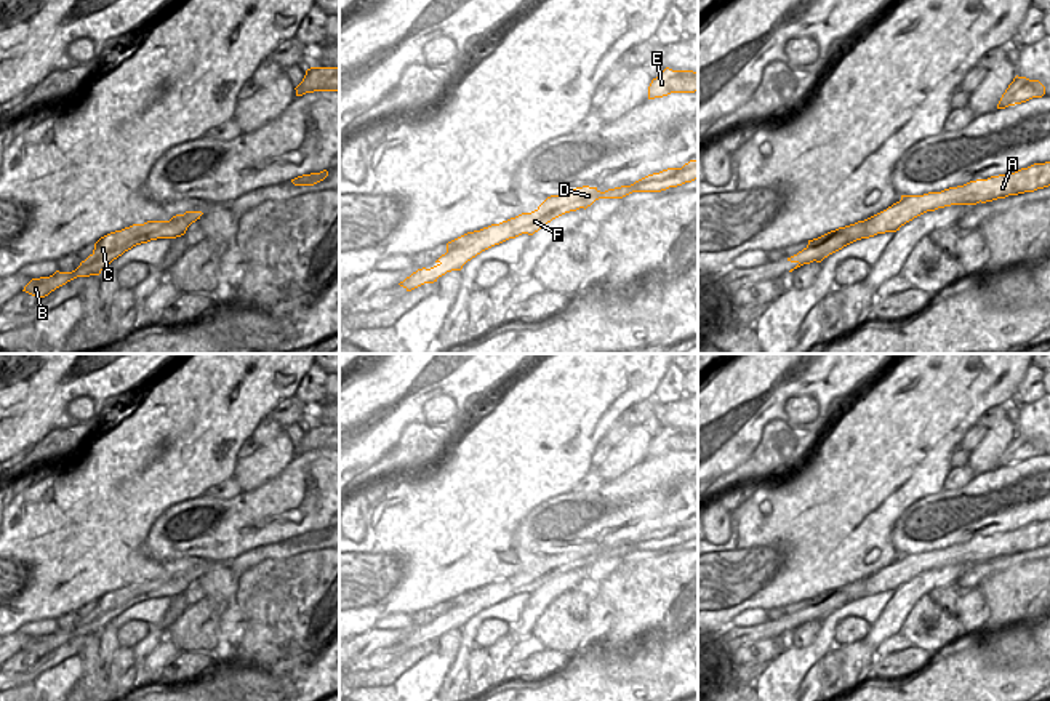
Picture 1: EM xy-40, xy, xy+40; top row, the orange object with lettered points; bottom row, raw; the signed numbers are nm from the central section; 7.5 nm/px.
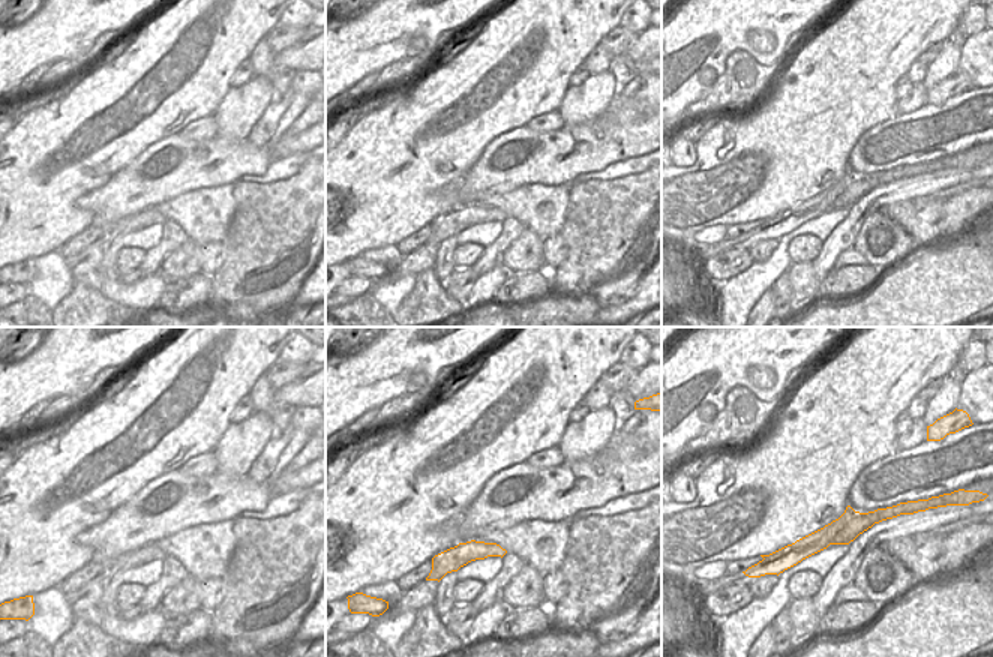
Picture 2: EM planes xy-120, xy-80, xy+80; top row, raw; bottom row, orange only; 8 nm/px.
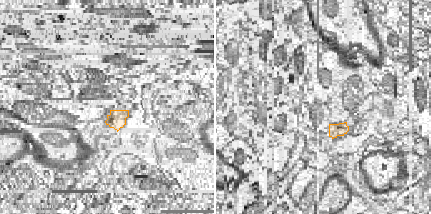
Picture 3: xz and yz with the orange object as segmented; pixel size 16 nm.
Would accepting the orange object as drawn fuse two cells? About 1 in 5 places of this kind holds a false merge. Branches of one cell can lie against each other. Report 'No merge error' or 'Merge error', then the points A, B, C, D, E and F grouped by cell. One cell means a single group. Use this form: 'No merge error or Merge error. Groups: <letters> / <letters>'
Merge error. Groups: A B C D F / E

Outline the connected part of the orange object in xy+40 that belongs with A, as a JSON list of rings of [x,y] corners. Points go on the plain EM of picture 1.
[[[1050,520],[1034,522],[1015,531],[970,539],[964,544],[924,554],[901,554],[901,559],[887,568],[863,579],[861,597],[896,591],[914,576],[951,563],[986,562],[1008,554],[1034,551],[1050,544]]]

